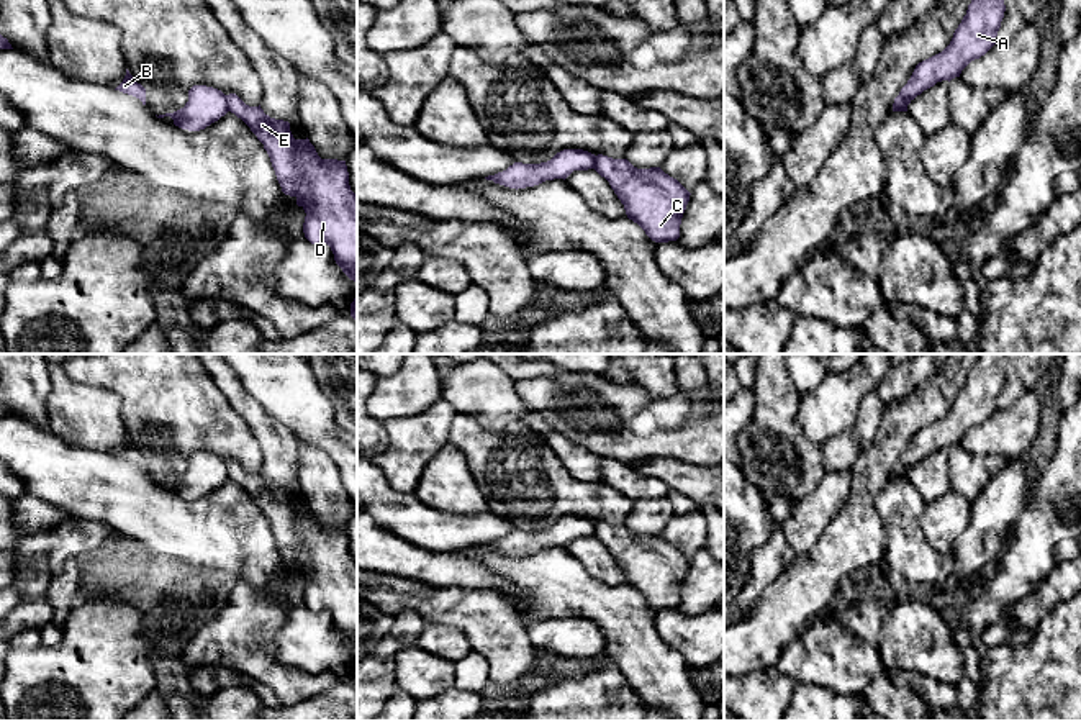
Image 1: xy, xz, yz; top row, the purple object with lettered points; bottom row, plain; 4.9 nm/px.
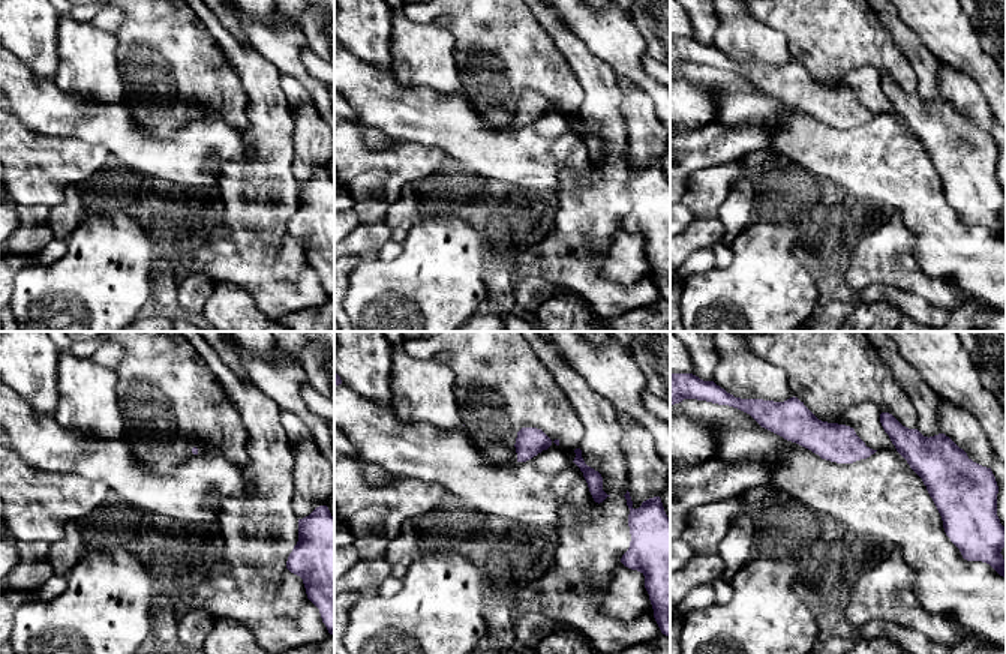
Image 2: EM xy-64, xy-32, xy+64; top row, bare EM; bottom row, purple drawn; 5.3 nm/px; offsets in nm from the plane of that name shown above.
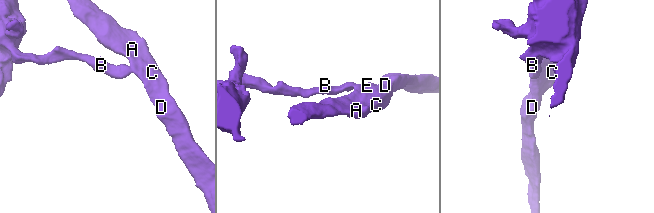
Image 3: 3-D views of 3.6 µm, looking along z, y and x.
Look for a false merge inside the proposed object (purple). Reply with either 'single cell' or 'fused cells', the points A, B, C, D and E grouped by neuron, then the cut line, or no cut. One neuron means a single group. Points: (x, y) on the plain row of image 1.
fused cells; groups A C D E / B; cut xy (225, 462), (230, 477)

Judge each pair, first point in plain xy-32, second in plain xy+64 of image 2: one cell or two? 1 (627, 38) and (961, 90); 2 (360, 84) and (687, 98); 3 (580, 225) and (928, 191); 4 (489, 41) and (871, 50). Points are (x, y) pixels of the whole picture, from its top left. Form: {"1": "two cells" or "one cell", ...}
{"1": "two cells", "2": "two cells", "3": "two cells", "4": "one cell"}

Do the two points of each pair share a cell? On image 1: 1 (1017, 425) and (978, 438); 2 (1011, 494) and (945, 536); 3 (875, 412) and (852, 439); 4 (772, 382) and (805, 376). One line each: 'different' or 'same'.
1: same
2: different
3: same
4: different

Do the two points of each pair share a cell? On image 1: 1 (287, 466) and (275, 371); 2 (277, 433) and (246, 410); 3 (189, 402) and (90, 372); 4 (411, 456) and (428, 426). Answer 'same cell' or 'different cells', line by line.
1: different cells
2: same cell
3: same cell
4: same cell

